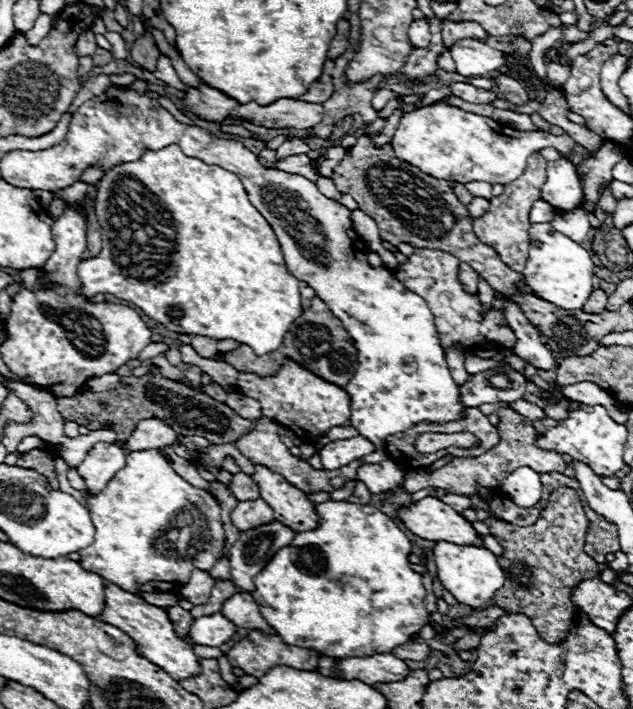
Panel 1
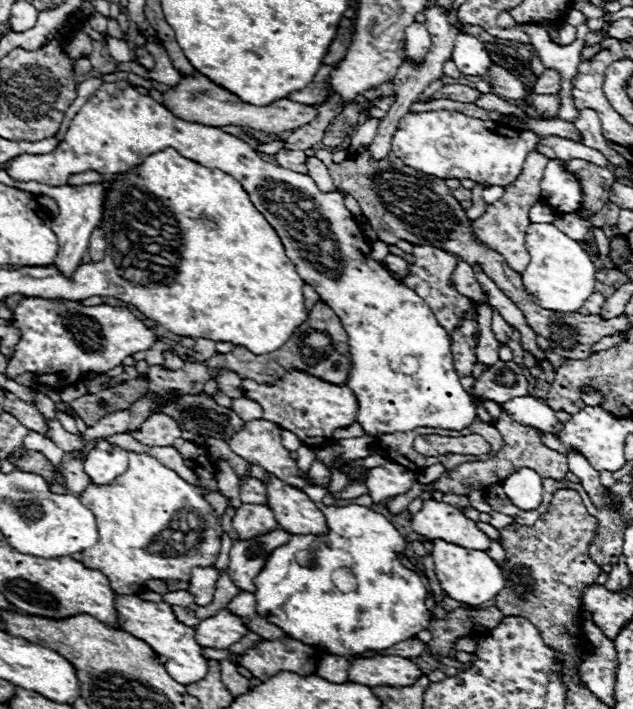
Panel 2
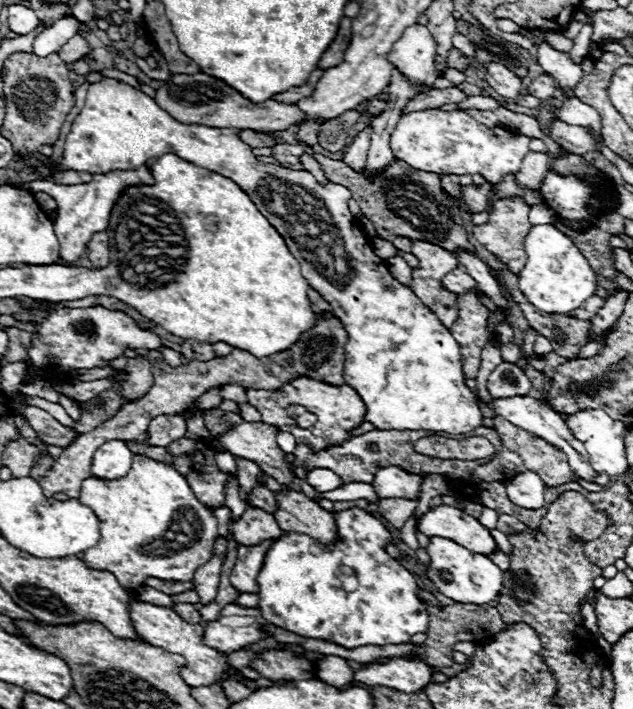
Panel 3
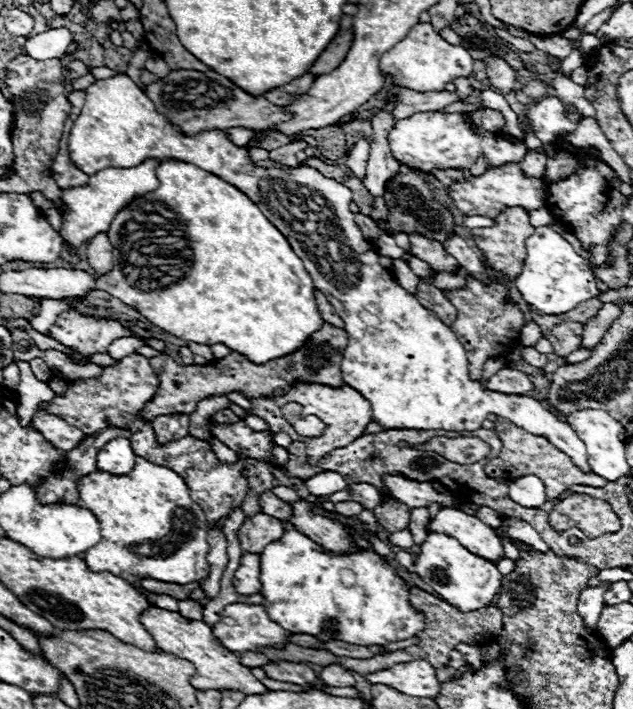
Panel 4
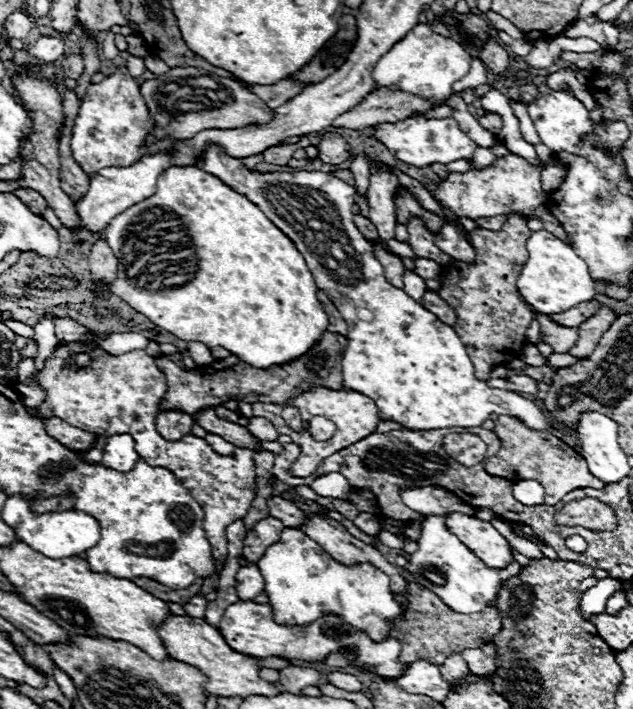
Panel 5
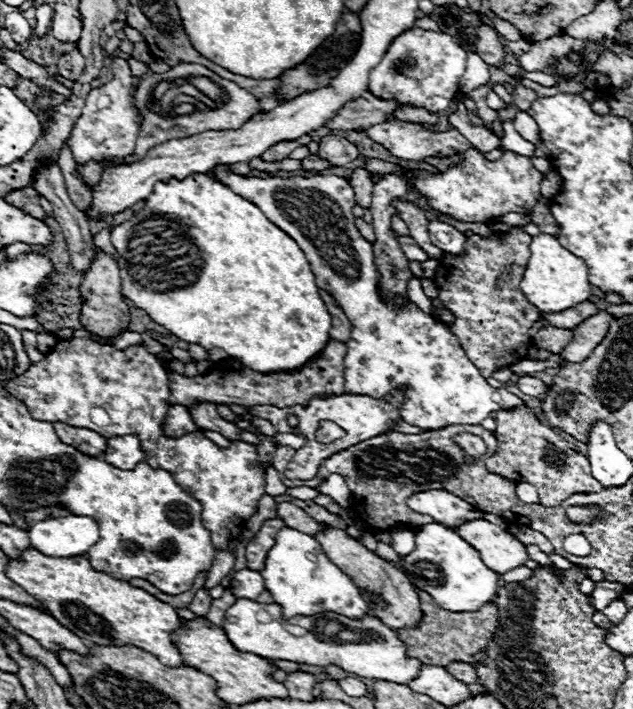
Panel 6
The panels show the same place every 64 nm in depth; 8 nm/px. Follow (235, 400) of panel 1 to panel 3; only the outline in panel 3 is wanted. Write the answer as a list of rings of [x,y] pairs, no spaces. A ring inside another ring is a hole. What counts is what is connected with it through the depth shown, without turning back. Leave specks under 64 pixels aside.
[[[240,402],[238,408],[240,408],[240,416],[242,416],[242,420],[250,420],[250,422],[258,422],[258,420],[260,420],[260,416],[258,416],[258,412],[256,412],[256,408],[254,408],[252,404],[248,404],[248,402]]]

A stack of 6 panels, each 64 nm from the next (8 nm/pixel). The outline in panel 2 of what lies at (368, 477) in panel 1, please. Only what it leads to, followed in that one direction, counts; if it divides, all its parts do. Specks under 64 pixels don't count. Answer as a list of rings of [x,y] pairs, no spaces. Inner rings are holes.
[[[392,462],[370,468],[364,480],[374,504],[379,504],[382,498],[408,492],[412,482],[414,482],[414,474],[408,468],[402,468],[400,464],[392,464]]]

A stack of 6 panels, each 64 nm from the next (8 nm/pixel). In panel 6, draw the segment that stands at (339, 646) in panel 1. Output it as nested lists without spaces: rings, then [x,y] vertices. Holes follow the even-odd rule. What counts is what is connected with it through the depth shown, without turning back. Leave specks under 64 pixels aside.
[[[288,526],[278,532],[274,548],[270,548],[270,552],[266,554],[262,578],[274,602],[280,604],[284,620],[292,616],[316,616],[320,612],[336,612],[348,618],[364,618],[366,614],[372,614],[370,604],[386,608],[382,596],[372,596],[368,592],[364,594],[352,582],[352,578],[348,578],[334,562],[330,562],[328,556],[322,552],[322,546],[312,536]]]

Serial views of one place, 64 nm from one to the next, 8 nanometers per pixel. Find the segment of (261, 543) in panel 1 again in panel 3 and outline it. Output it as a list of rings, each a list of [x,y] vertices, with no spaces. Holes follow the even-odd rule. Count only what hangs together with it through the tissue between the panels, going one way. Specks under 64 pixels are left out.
[[[262,540],[262,544],[256,546],[238,546],[238,562],[234,564],[230,572],[230,582],[234,584],[236,590],[240,592],[258,592],[256,576],[262,568],[262,560],[266,556],[266,550],[274,544],[276,540]]]

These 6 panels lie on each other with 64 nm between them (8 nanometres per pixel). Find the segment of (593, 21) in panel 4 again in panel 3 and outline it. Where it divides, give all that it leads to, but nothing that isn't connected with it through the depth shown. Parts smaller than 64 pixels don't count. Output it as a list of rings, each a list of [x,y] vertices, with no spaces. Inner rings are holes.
[[[584,24],[582,26],[582,30],[580,30],[580,34],[578,34],[578,38],[574,40],[574,48],[572,48],[572,58],[574,58],[574,62],[576,64],[580,64],[582,62],[582,58],[586,56],[586,52],[588,52],[588,44],[590,44],[590,34],[592,34],[592,26],[590,24]]]

